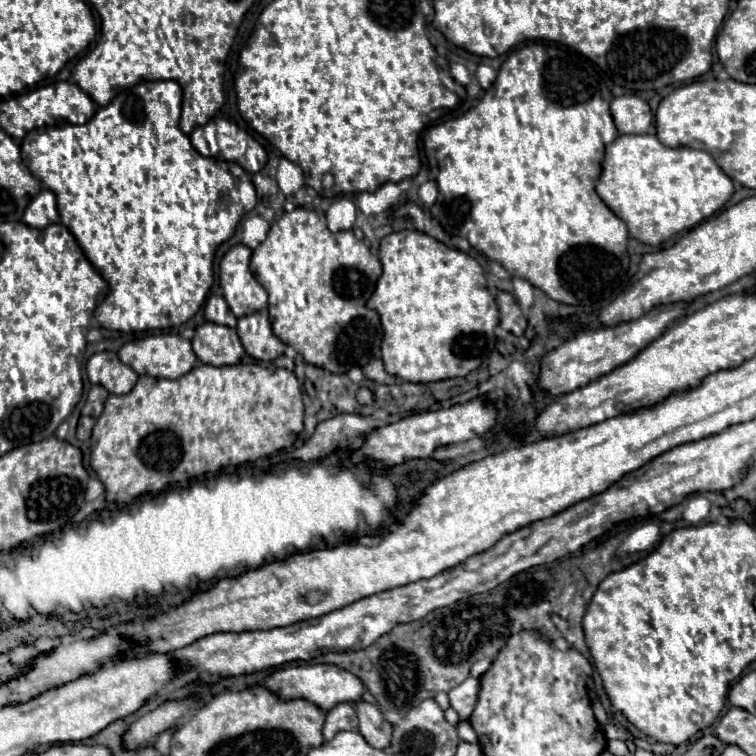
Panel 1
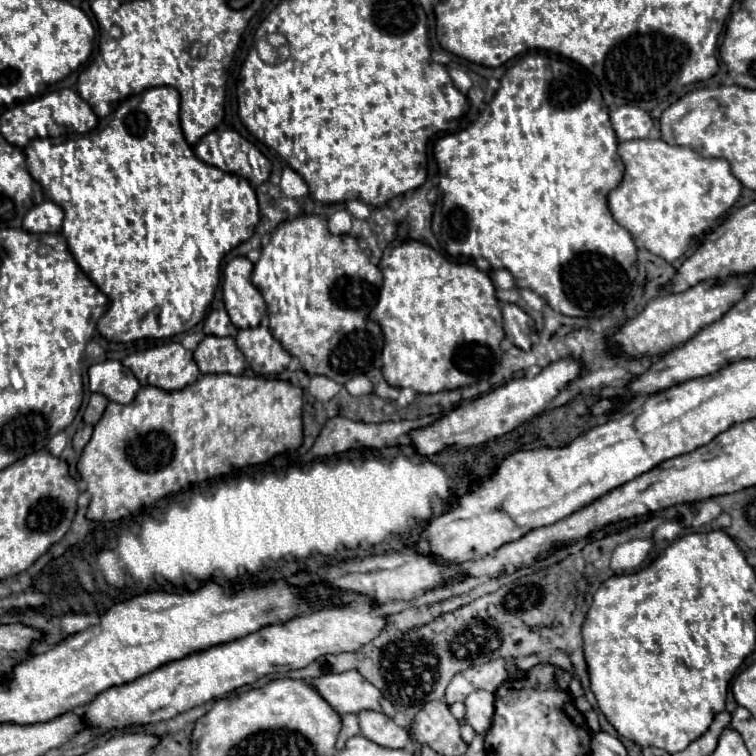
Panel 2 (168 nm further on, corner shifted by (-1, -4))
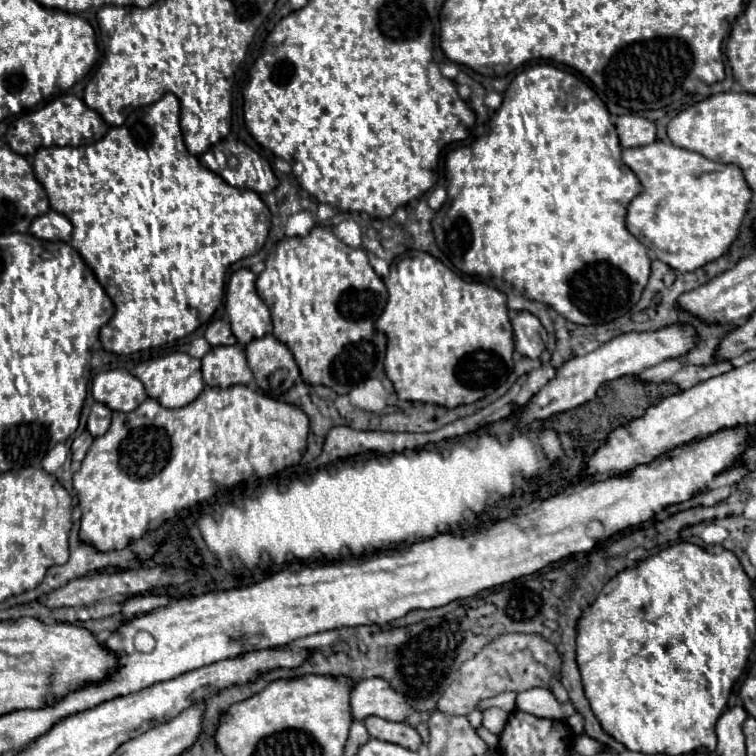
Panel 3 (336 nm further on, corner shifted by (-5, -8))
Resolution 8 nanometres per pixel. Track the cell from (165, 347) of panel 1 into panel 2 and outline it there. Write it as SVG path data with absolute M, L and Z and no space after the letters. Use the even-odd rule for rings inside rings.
M165 343L123 359L123 365L133 371L141 385L155 385L167 391L181 389L199 377L199 369L193 361L193 351L181 343ZM171 377L171 381L161 381Z

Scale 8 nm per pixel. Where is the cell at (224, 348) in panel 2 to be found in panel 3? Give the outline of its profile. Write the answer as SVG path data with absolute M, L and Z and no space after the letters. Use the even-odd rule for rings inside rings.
M239 345L213 347L203 359L203 381L209 387L229 387L229 385L249 385L253 373L247 365L245 353Z

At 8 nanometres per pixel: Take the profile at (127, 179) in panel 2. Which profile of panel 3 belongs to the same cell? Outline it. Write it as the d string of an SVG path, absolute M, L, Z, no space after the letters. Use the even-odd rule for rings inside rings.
M173 93L163 95L159 101L147 105L147 107L135 109L127 117L125 125L111 127L103 139L99 139L91 145L41 147L41 149L37 149L35 159L33 159L33 169L35 169L37 181L47 191L51 209L69 217L69 221L73 225L71 247L75 247L79 251L79 255L85 259L85 263L93 269L99 283L103 285L103 289L107 291L107 295L111 297L111 301L115 305L115 315L101 329L99 339L101 339L101 345L103 345L105 351L111 351L111 353L117 353L117 355L131 355L131 353L145 351L145 349L151 349L151 347L161 347L165 343L183 339L183 337L191 335L197 327L201 327L203 323L209 323L211 315L221 305L223 279L225 279L225 271L229 269L229 265L233 265L235 261L239 261L243 257L259 253L267 235L269 235L269 227L271 227L269 211L267 211L267 205L261 201L261 197L257 193L253 193L251 189L237 189L237 187L227 185L217 173L205 169L199 163L199 159L187 151L187 147L183 143L181 127L179 127L179 99Z

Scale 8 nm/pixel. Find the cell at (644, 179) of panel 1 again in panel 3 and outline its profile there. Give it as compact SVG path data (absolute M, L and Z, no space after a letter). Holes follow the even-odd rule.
M663 141L623 149L623 163L643 185L643 193L629 205L627 229L659 261L689 273L729 253L753 195L737 165L715 163Z

